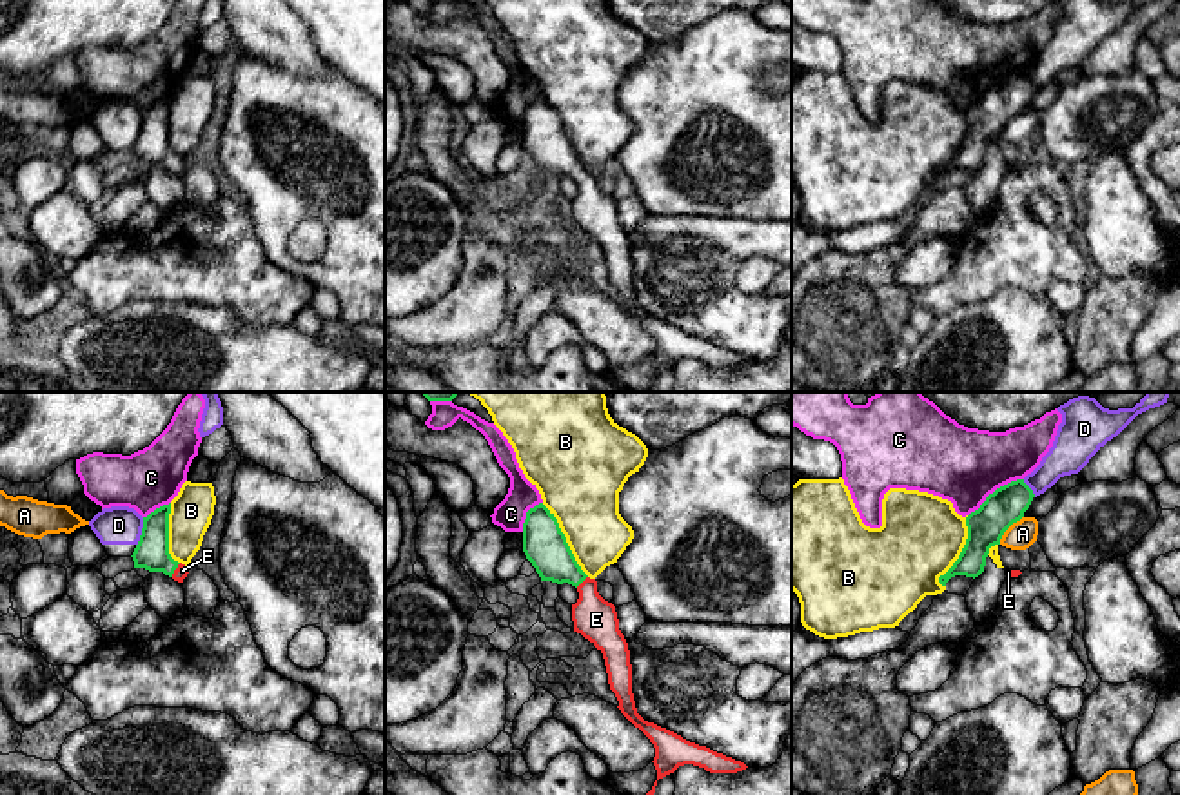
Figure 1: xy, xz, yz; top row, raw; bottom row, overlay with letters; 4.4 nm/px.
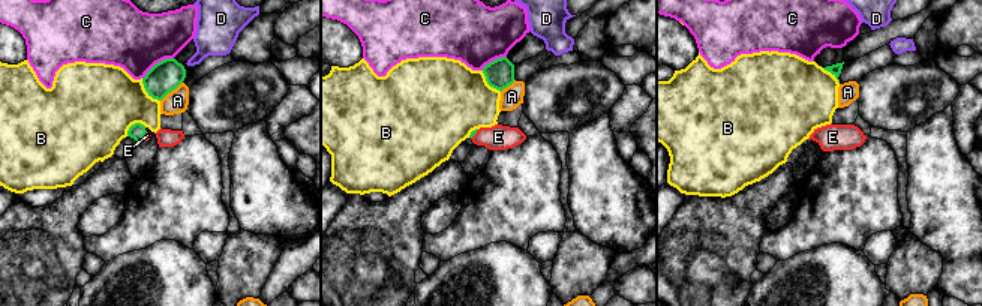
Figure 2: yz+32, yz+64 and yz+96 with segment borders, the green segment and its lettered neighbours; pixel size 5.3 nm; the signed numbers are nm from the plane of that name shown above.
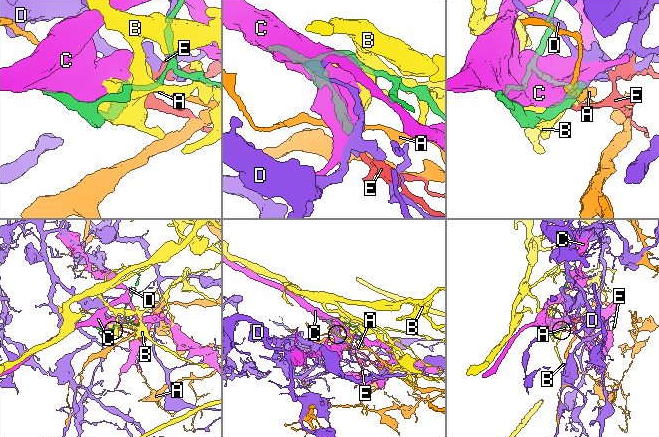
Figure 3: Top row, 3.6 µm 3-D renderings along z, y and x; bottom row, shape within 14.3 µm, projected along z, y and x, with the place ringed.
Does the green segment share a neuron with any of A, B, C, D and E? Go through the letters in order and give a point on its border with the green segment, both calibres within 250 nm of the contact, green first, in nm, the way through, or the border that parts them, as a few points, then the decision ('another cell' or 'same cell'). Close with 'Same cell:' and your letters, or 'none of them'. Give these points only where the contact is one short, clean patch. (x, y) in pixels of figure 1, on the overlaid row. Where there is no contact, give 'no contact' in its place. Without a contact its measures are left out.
A: meets green in yz at (1008, 527); 170 nm thick on the green side, 120 nm on the other; border along yz (1022, 516), (1004, 532), (999, 543); another cell
B: meets green in xz at (565, 539); 190 nm thick on the green side, 360 nm on the other; another cell
C: meets green in yz at (995, 490); 170 nm thick on the green side, 340 nm on the other; another cell
D: meets green in xy at (142, 532); 150 nm thick on the green side, 180 nm on the other; border along xy (144, 518), (137, 545); another cell
E: meets green in xy at (175, 569); 150 nm thick on the green side, 60 nm on the other; runs through xy (151, 552), (175, 569), (182, 570); same cell
Same cell: E

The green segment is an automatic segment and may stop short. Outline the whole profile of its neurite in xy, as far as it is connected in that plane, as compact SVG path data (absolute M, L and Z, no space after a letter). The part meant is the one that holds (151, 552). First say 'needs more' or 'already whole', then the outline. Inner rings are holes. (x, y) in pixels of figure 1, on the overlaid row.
needs more; M171 503L143 517L140 541L133 552L134 568L163 572L178 583L189 574L189 566L174 561L169 554L169 514Z

